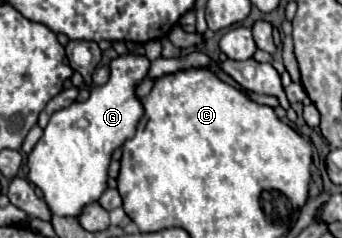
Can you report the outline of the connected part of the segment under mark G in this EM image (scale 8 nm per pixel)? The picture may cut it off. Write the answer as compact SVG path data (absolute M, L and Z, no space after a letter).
M122 55L122 57L116 57L110 63L110 67L112 67L112 75L110 75L108 83L102 87L92 87L90 97L84 103L74 101L70 107L64 107L64 109L52 113L52 117L44 129L44 135L40 137L40 141L28 155L28 167L30 167L28 179L30 179L30 183L34 183L36 187L42 189L44 201L48 203L48 207L52 209L54 215L78 219L86 205L98 201L98 197L108 187L106 185L108 165L110 165L114 149L122 147L130 137L134 137L136 125L144 113L142 103L136 97L136 87L148 77L150 61L140 55Z

